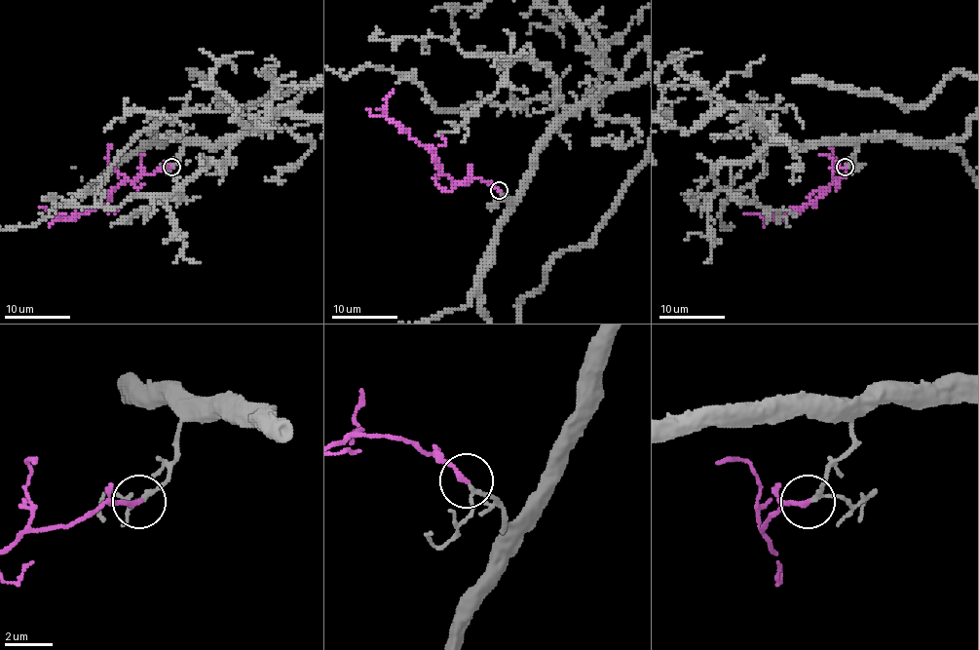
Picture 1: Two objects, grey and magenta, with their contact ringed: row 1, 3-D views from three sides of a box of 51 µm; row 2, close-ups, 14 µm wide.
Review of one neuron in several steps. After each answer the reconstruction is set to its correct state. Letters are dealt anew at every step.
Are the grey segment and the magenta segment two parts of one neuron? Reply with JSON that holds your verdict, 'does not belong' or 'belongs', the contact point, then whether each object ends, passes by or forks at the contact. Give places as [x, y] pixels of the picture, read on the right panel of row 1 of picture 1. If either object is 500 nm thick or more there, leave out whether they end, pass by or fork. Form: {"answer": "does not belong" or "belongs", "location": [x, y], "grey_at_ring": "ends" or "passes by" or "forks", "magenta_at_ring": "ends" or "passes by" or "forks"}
{"answer": "belongs", "location": [845, 167], "grey_at_ring": "passes by", "magenta_at_ring": "ends"}

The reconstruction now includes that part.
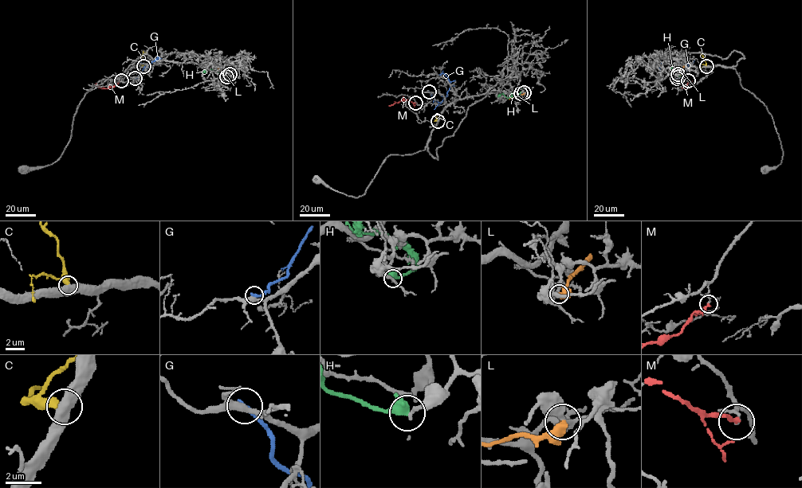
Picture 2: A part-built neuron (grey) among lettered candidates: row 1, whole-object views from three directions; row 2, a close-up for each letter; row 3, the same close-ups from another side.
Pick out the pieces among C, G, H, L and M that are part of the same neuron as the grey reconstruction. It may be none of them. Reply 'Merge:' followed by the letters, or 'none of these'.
Merge: none of these

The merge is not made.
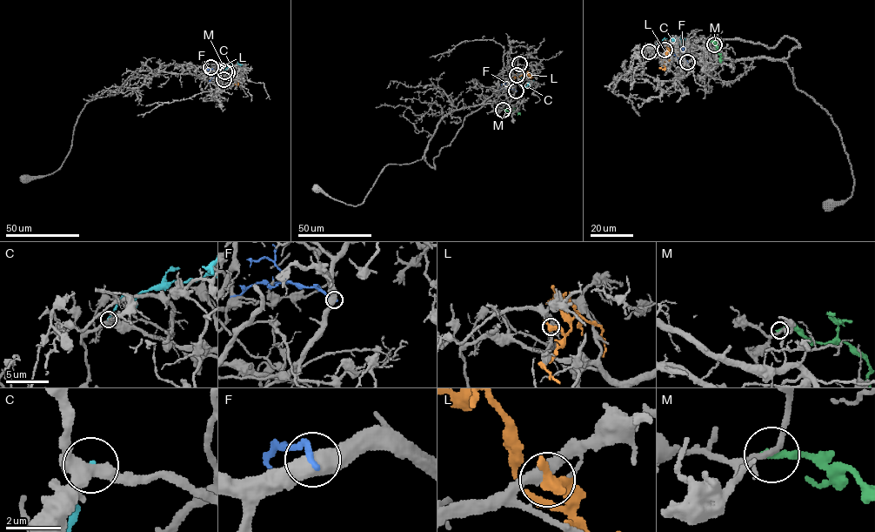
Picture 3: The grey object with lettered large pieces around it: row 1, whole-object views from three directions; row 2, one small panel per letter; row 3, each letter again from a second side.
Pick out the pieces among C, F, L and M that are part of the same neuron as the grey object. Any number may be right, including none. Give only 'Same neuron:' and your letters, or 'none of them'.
Same neuron: none of them

